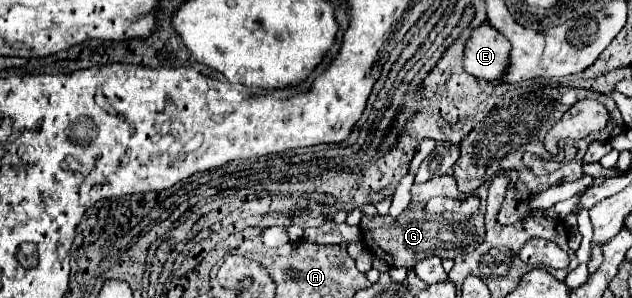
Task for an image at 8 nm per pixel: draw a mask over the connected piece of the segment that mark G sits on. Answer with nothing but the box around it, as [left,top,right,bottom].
[360,175,486,267]

